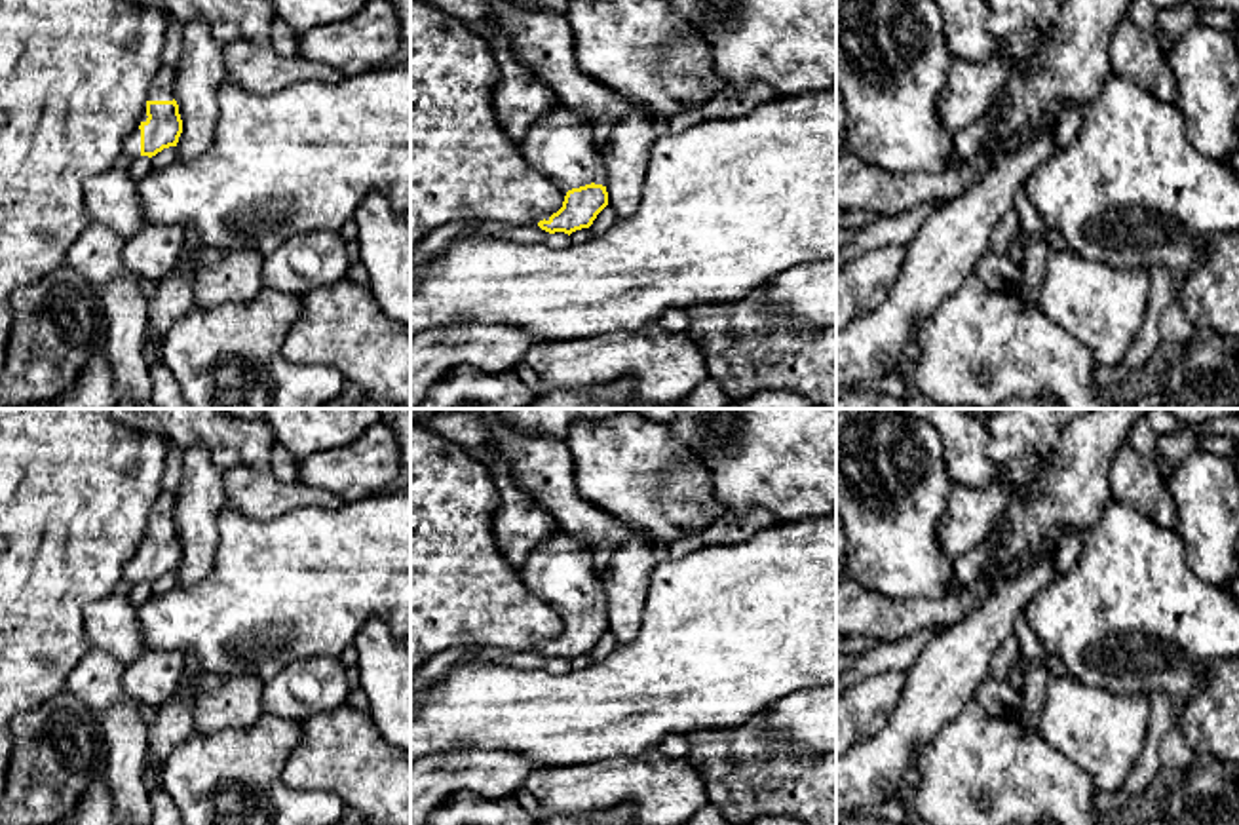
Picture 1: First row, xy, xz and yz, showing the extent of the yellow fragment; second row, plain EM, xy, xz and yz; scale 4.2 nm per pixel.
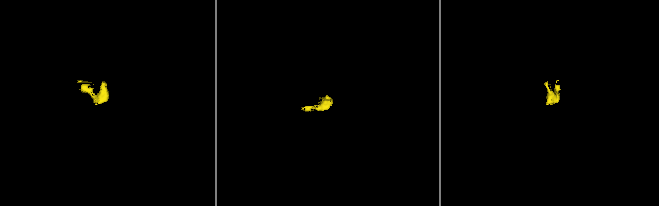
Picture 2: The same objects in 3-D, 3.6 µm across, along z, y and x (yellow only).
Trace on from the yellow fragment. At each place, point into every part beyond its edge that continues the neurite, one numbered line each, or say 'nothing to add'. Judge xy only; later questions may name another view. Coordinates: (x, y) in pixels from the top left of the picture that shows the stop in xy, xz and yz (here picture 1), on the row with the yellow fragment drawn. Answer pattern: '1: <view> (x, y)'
1: xy (162, 86)
2: xy (132, 145)

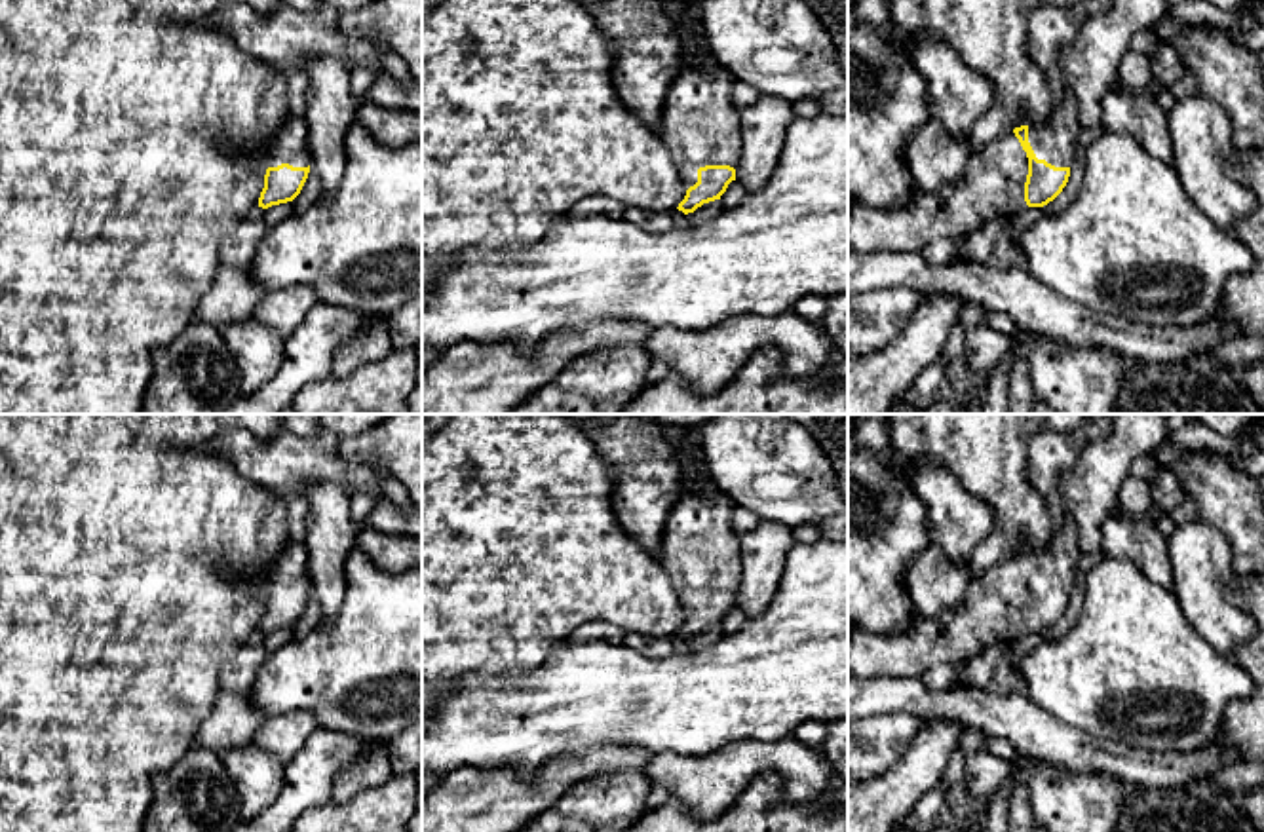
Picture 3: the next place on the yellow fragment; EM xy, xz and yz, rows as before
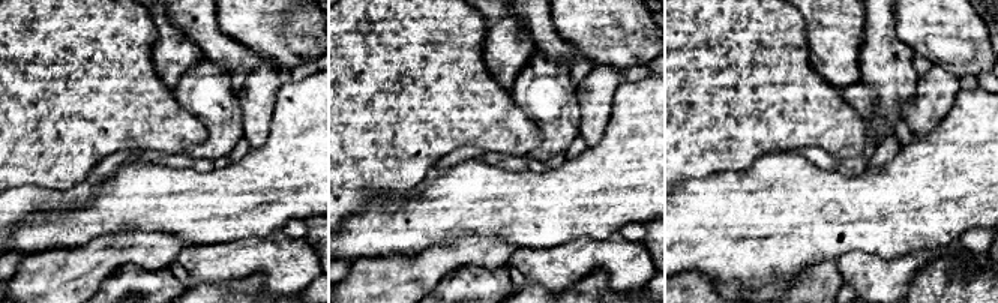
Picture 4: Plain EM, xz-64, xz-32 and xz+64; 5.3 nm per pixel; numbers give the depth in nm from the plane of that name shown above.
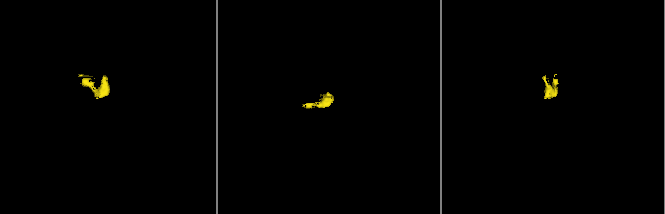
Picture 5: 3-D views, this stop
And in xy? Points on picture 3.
1: xy (287, 145)

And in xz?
1: xz (700, 126)

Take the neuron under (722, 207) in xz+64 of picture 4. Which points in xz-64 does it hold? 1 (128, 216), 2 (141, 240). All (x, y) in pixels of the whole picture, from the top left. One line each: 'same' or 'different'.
1: same
2: different

